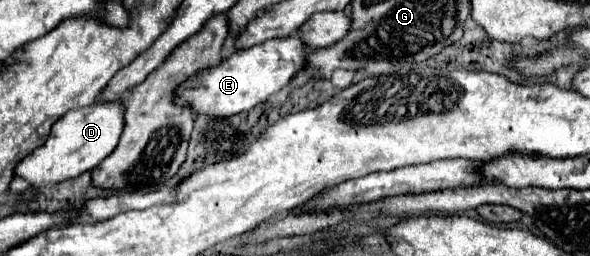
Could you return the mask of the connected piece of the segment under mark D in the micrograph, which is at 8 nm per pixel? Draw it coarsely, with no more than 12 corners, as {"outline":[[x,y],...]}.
{"outline":[[124,106],[72,110],[16,176],[58,184],[96,168],[124,128]]}

